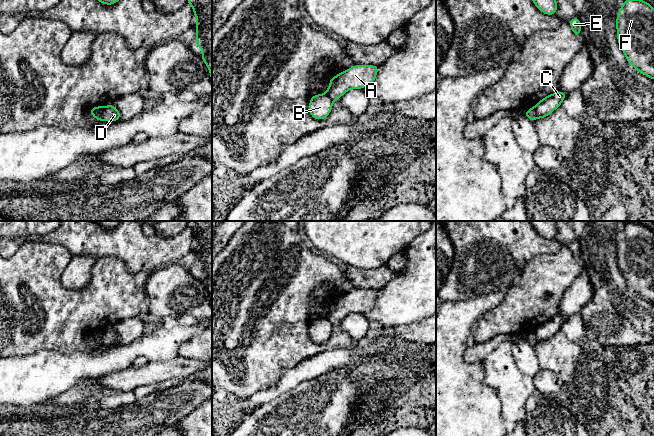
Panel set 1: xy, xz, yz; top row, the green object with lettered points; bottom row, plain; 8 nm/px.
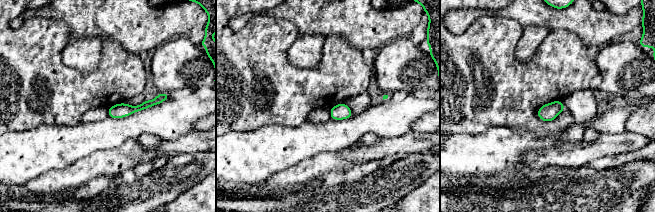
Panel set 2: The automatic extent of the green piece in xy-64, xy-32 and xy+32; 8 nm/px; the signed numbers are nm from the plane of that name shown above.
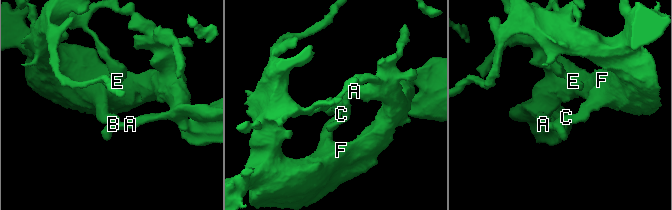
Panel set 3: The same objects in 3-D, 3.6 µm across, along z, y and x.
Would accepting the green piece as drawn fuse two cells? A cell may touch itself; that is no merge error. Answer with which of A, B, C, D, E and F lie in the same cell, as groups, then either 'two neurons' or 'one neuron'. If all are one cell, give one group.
groups A D / B C E F; two neurons

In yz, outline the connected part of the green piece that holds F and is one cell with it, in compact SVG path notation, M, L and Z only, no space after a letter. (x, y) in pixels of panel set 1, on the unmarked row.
M628 222L616 242L617 264L634 293L654 304L654 232L644 224Z

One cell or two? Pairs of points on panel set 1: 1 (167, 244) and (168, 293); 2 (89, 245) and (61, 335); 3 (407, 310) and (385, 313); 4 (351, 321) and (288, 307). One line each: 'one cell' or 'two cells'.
1: two cells
2: two cells
3: one cell
4: two cells

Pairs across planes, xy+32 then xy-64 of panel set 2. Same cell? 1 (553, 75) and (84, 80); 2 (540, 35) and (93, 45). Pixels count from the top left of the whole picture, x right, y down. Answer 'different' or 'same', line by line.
1: same
2: same

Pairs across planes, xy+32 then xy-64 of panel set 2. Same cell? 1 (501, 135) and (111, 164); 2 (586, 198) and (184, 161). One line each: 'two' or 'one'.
1: two
2: one

